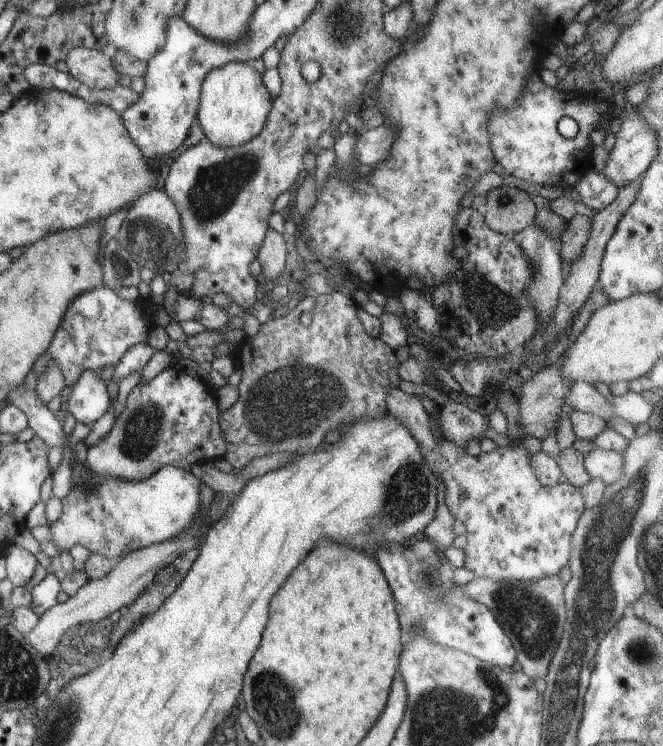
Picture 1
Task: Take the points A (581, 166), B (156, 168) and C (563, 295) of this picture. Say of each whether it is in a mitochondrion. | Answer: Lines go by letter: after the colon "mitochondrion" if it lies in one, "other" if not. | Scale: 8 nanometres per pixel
A: other
B: other
C: other

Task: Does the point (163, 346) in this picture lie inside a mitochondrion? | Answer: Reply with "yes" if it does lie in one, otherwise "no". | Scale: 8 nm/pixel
no

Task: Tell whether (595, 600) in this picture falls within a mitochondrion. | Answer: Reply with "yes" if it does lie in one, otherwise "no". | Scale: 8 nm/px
yes

